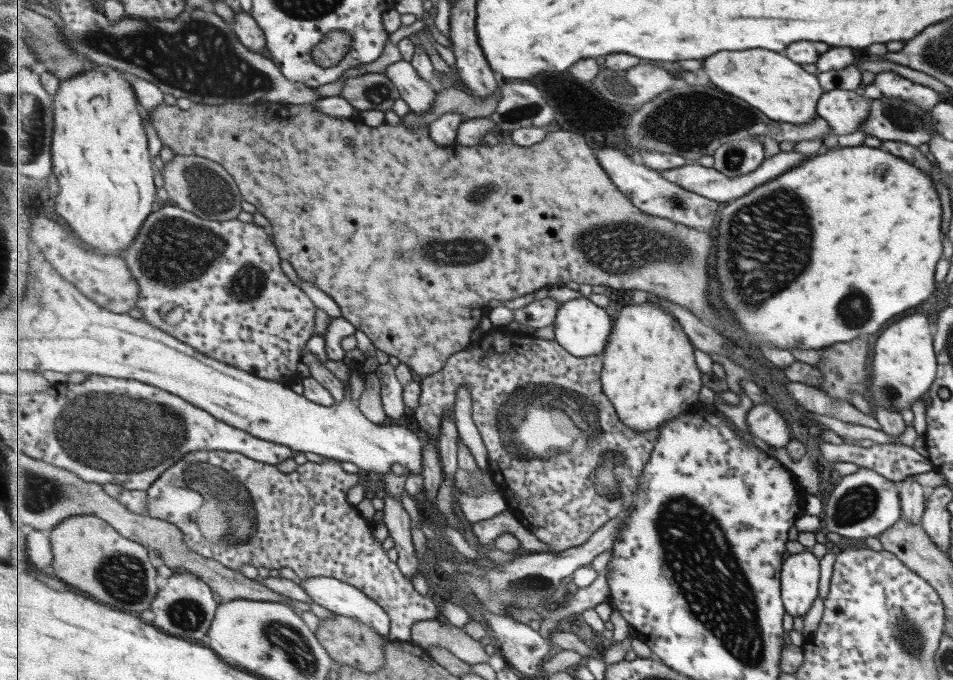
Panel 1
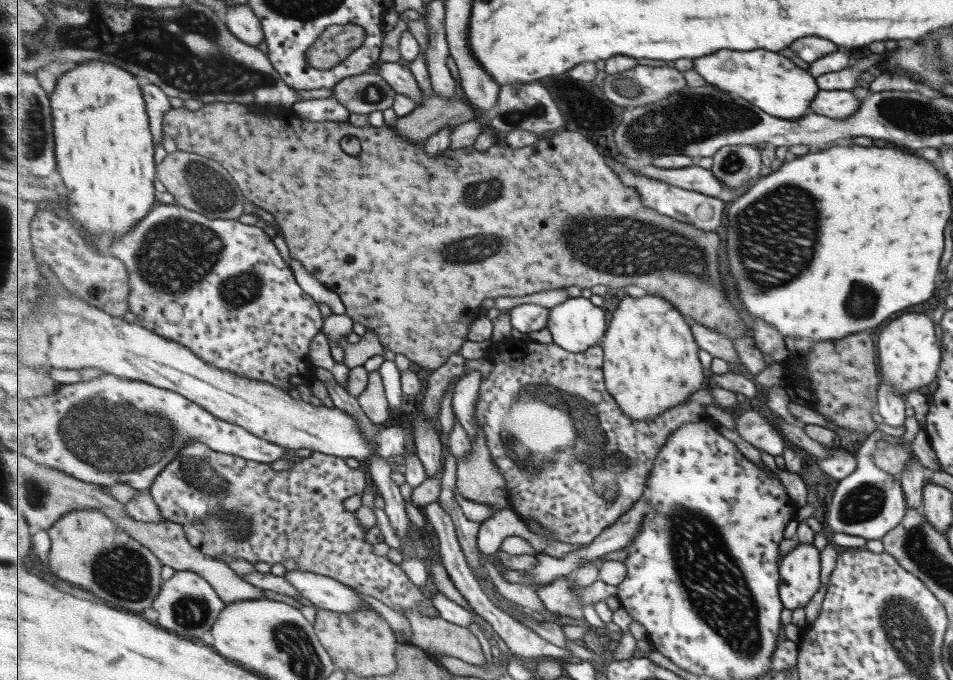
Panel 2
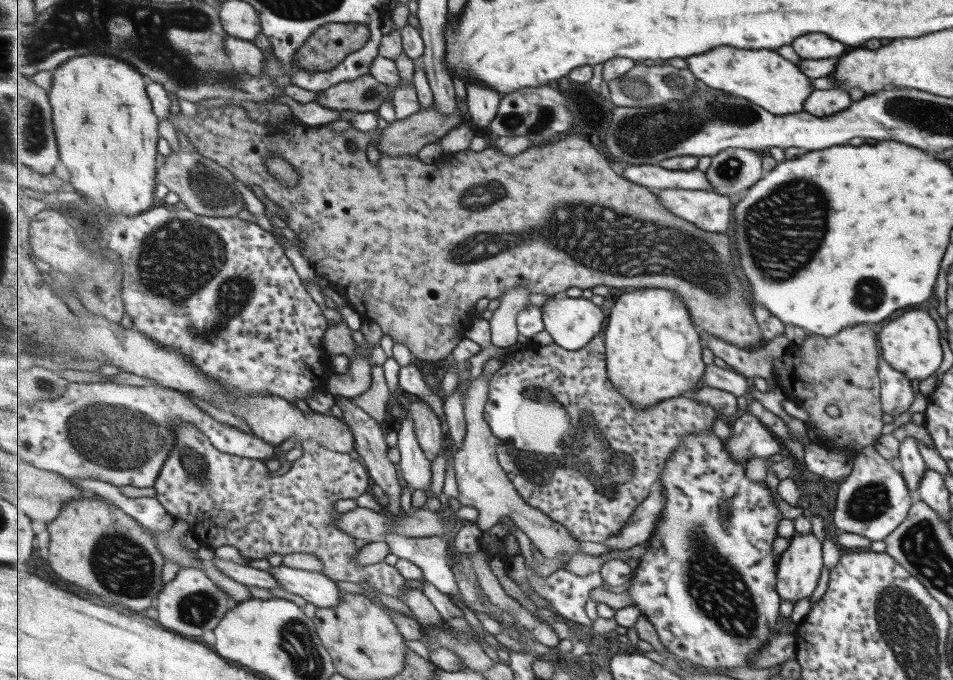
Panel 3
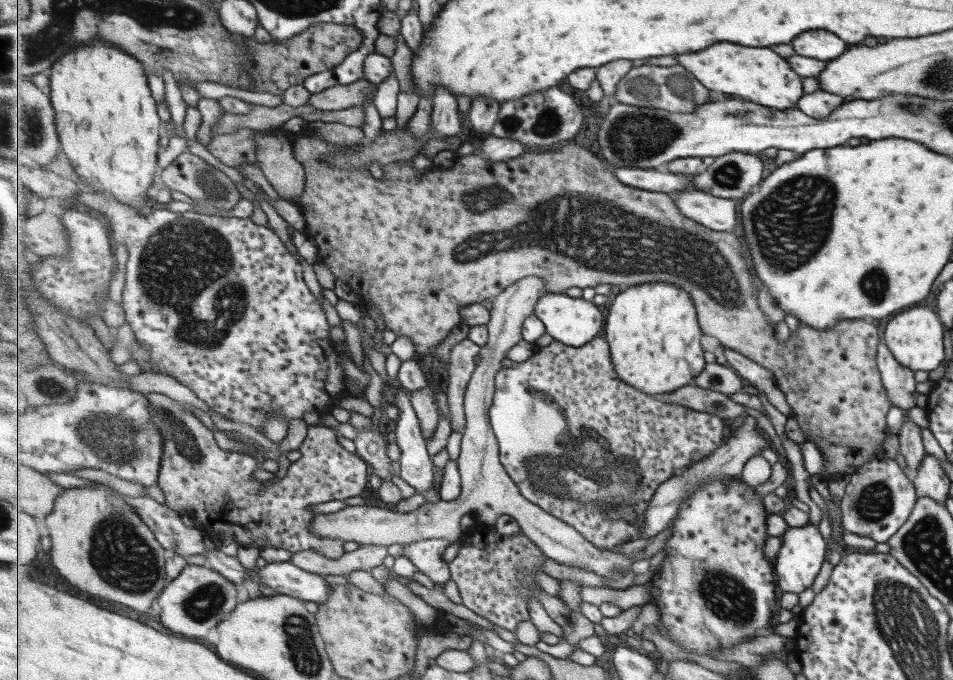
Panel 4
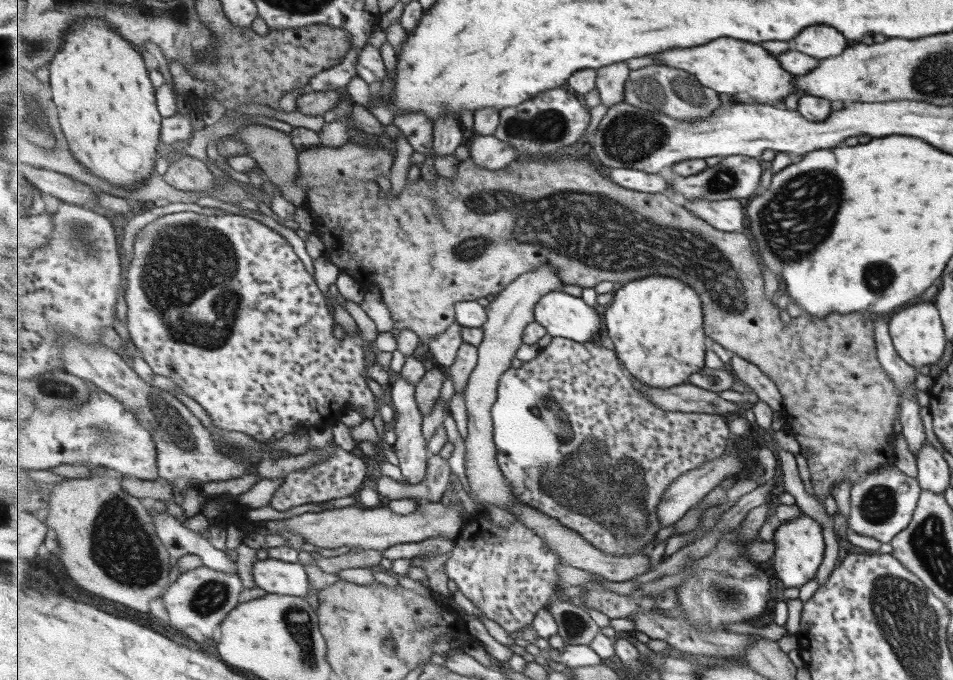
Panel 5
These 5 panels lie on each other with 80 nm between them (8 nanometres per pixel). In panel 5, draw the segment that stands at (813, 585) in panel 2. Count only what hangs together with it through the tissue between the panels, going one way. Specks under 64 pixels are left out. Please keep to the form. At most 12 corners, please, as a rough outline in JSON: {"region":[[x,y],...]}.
{"region":[[806,514],[774,531],[774,576],[803,586],[823,554],[819,524]]}

